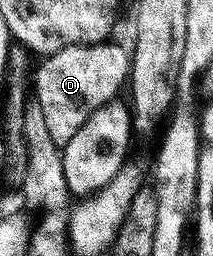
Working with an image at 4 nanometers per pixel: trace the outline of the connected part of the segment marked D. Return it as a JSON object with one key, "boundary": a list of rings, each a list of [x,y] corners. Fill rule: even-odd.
{"boundary":[[[103,41],[101,43],[72,43],[69,47],[62,47],[59,51],[51,51],[49,55],[41,60],[42,64],[37,64],[32,75],[32,95],[44,109],[44,122],[48,124],[48,133],[52,133],[52,141],[59,145],[65,143],[88,121],[96,109],[100,109],[105,103],[113,103],[119,98],[118,90],[127,86],[130,78],[131,52],[126,51],[118,43]]]}

